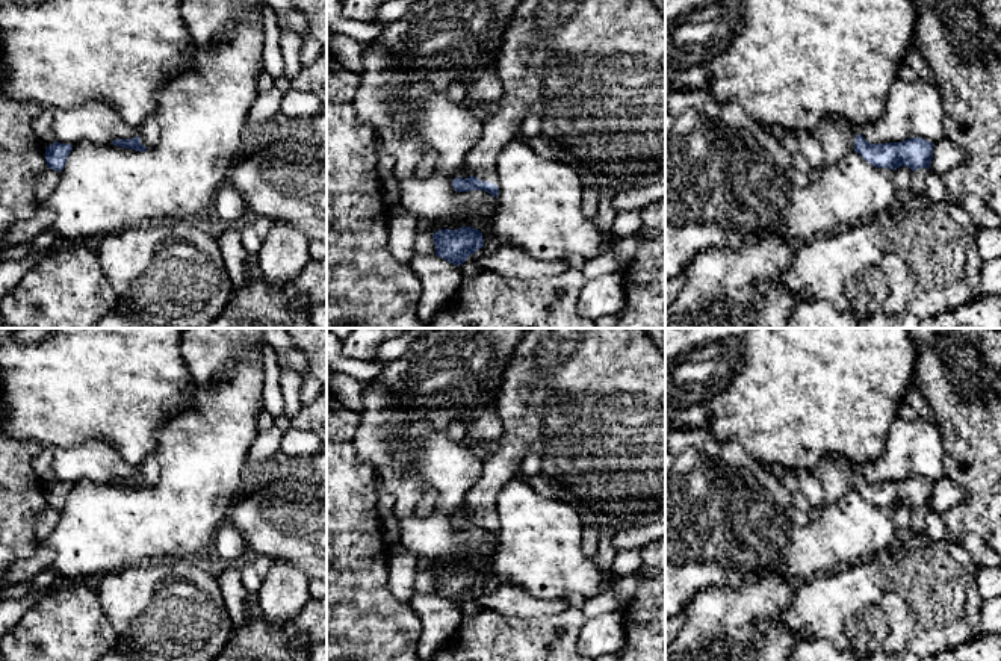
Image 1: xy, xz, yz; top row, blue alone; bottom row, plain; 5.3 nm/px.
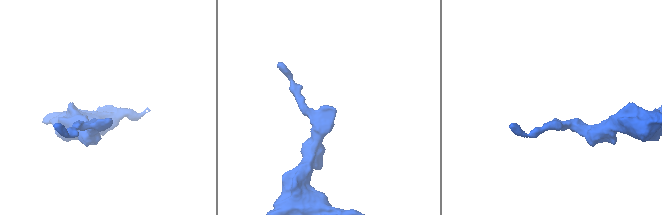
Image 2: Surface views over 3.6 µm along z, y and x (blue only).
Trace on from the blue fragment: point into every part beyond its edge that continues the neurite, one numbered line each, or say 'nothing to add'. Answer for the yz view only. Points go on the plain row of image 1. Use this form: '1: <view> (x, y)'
1: yz (836, 475)

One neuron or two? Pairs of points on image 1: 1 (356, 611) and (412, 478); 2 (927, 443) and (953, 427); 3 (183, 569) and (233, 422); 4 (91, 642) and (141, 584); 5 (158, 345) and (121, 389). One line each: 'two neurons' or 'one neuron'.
1: two neurons
2: two neurons
3: two neurons
4: two neurons
5: one neuron

